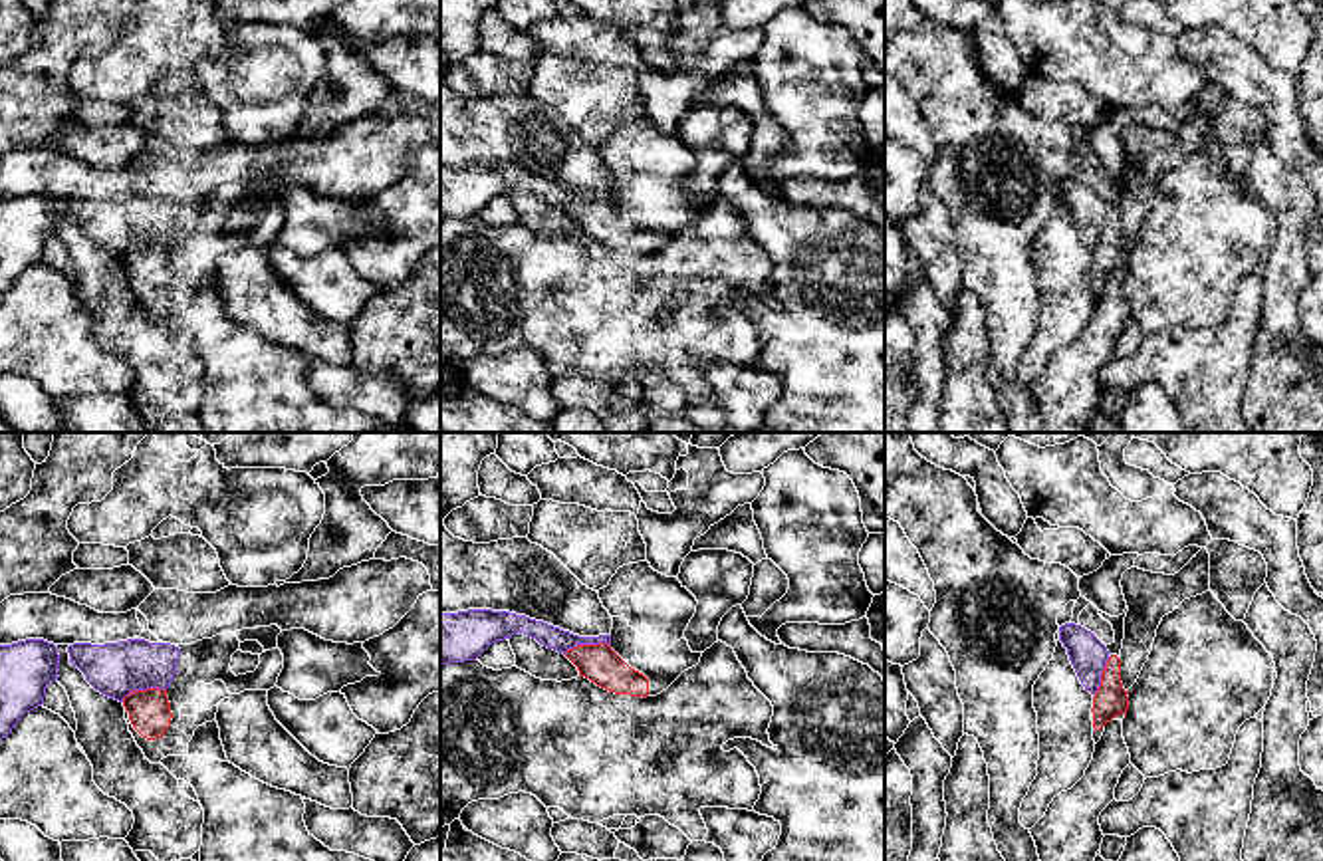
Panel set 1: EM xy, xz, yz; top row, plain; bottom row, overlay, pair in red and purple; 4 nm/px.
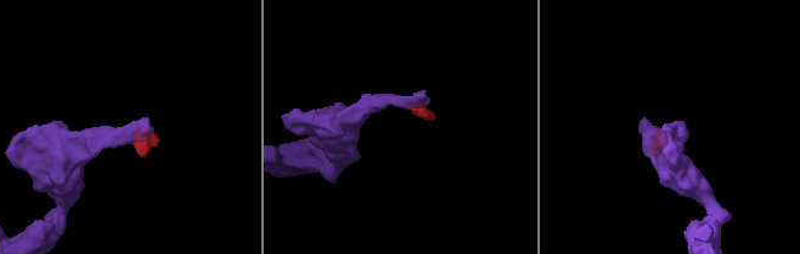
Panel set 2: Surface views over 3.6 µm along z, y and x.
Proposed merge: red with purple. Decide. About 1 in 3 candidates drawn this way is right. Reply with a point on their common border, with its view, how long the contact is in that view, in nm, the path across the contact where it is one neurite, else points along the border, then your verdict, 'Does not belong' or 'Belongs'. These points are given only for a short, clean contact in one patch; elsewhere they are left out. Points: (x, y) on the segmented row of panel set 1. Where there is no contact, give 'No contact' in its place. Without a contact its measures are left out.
Touches red at xy (143, 691). Shared border 190 nm. Boundary: xy (165, 689), (133, 689), (121, 701). Does not belong

